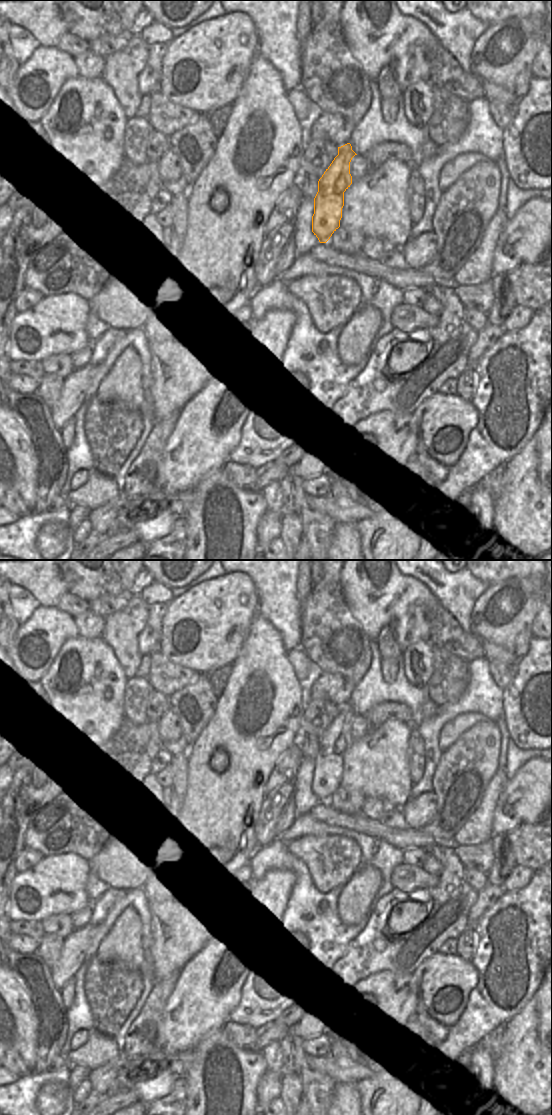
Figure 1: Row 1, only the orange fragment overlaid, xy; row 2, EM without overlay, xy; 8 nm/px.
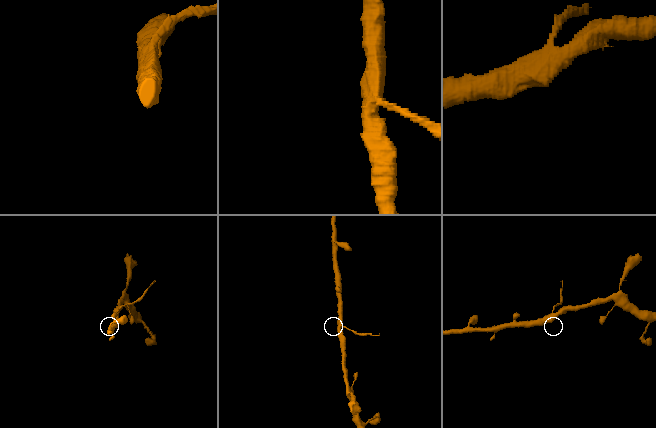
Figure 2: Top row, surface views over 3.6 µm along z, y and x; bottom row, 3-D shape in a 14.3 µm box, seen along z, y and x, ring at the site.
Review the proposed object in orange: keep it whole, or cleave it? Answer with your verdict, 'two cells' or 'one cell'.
two cells

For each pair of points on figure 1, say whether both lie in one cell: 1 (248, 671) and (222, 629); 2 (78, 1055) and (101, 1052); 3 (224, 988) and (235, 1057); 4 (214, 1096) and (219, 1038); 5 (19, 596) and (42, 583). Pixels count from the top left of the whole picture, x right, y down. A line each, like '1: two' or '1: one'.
1: two
2: one
3: two
4: one
5: two

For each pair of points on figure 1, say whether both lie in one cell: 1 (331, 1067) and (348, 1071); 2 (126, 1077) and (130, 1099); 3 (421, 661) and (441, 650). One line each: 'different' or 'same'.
1: same
2: different
3: different

